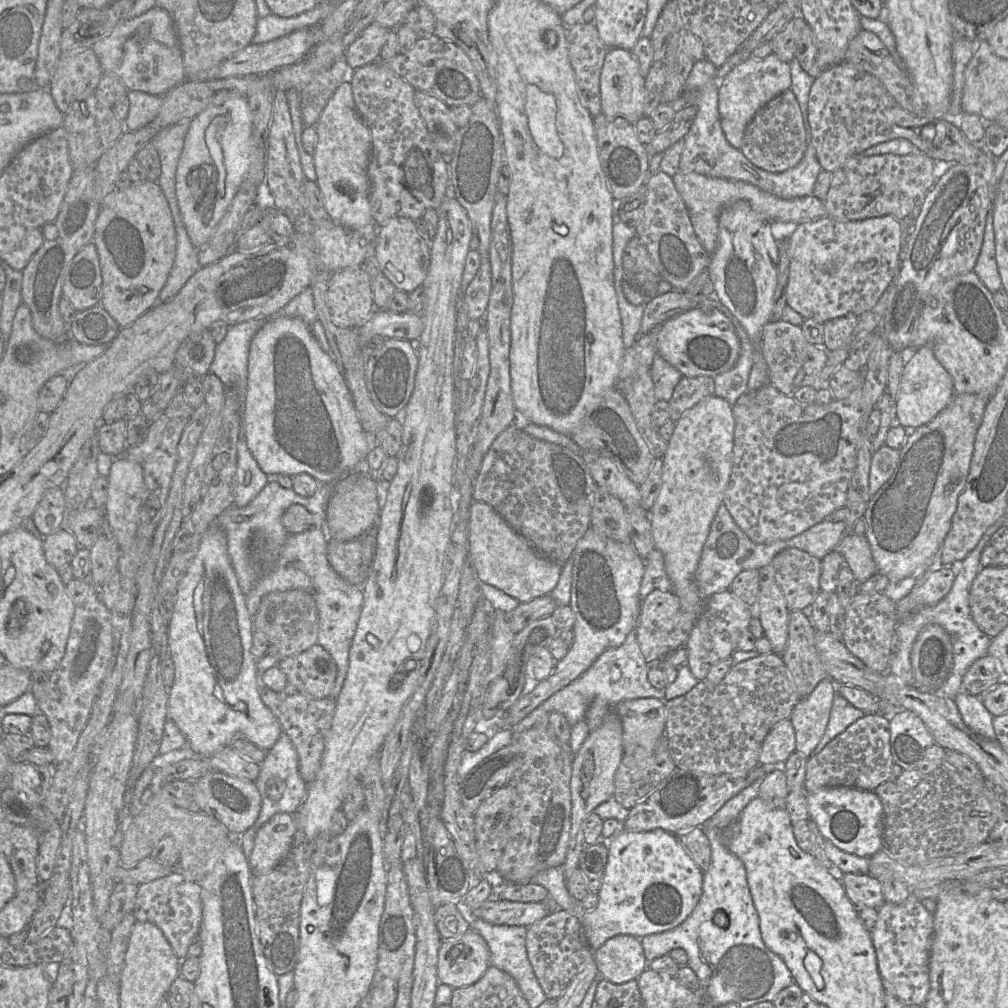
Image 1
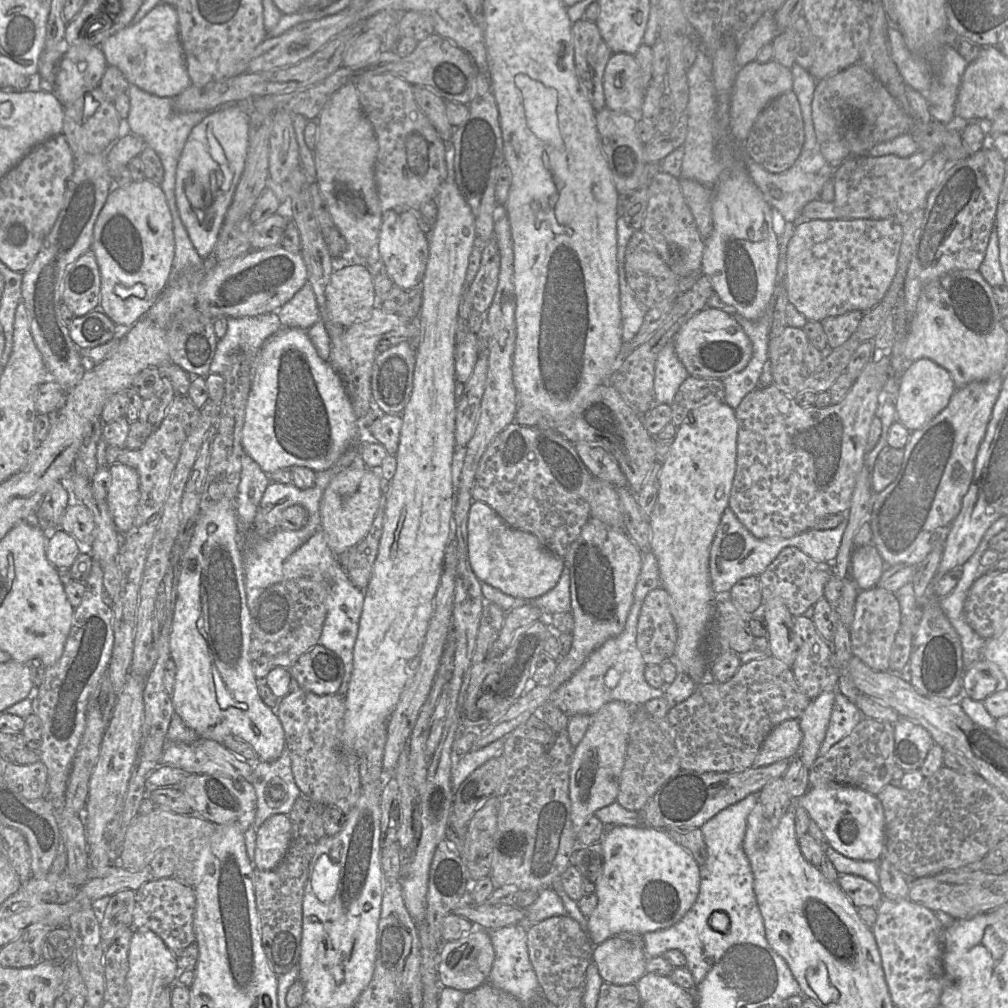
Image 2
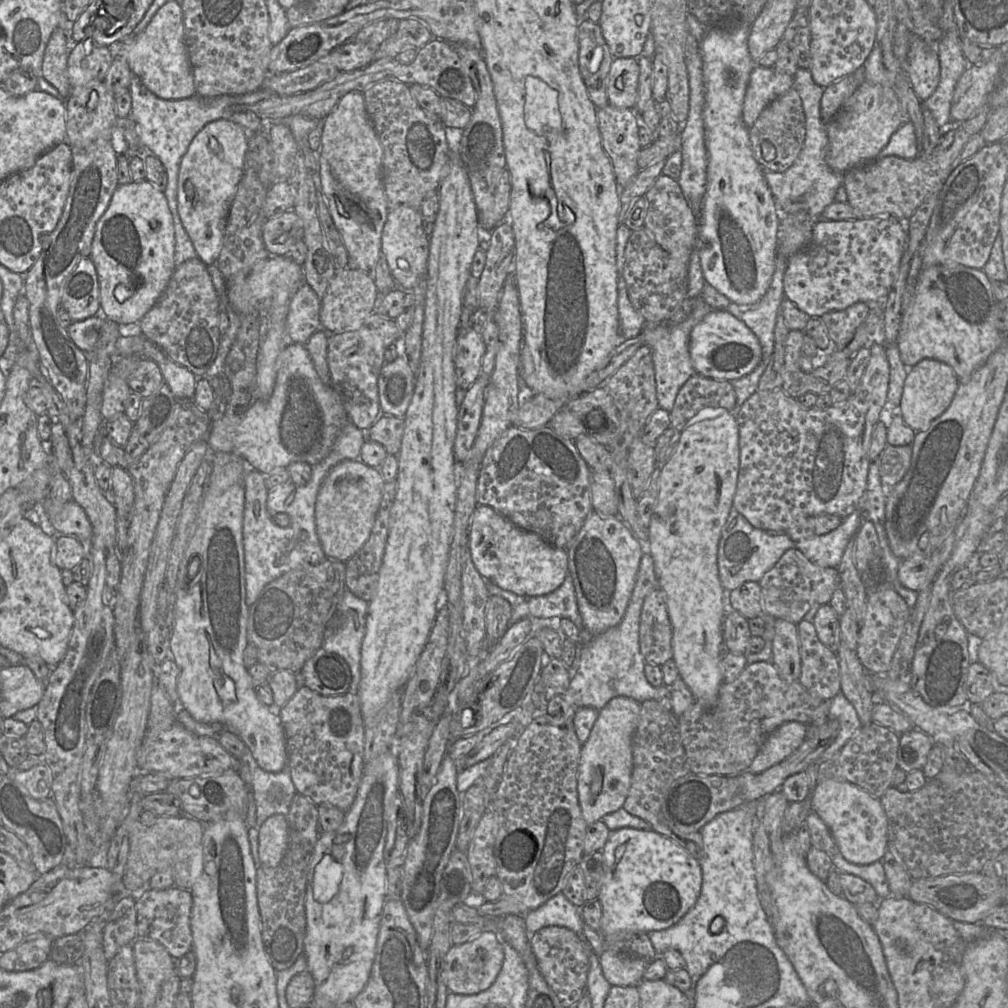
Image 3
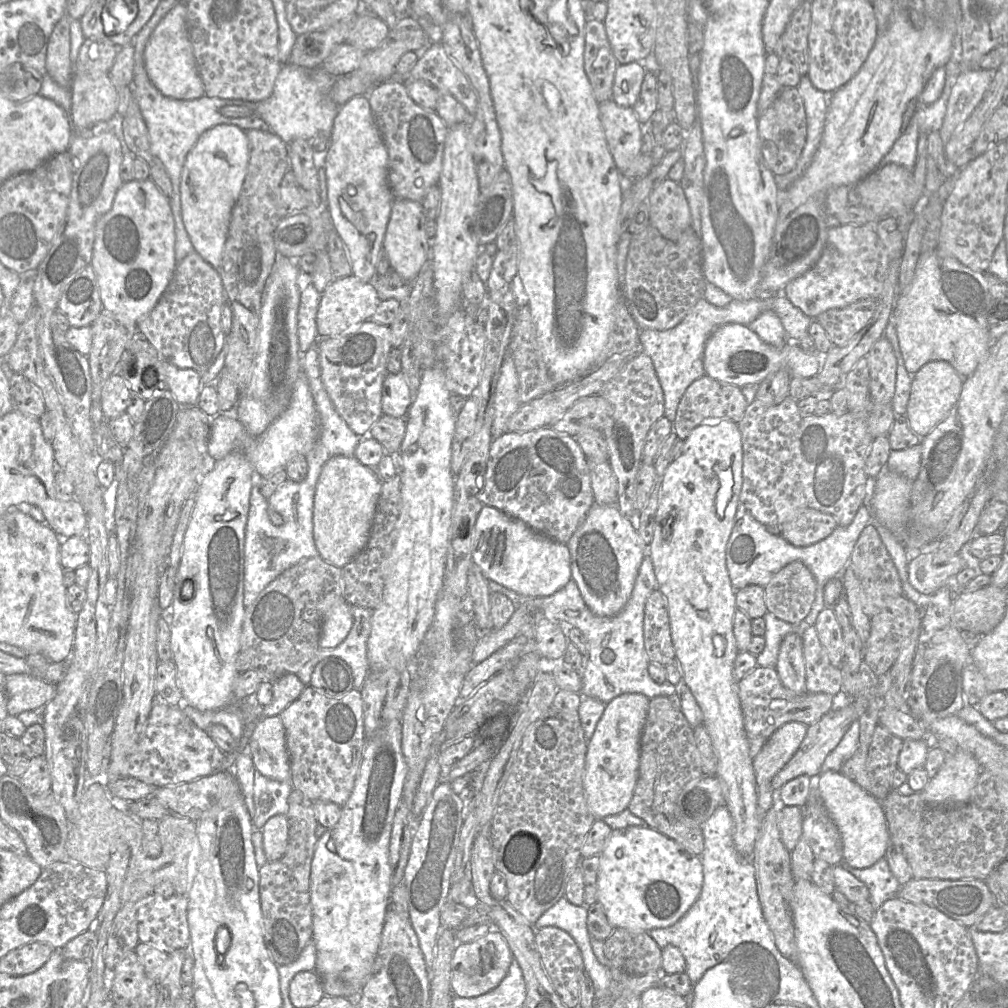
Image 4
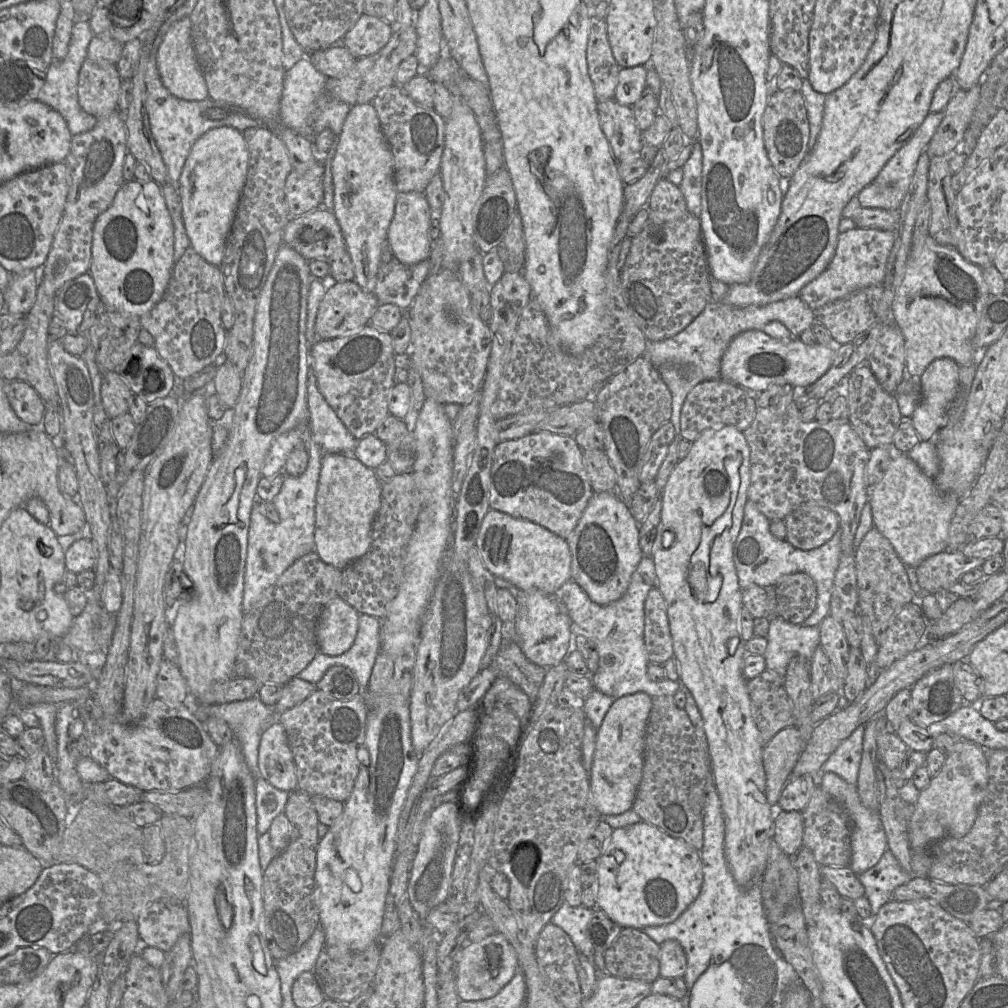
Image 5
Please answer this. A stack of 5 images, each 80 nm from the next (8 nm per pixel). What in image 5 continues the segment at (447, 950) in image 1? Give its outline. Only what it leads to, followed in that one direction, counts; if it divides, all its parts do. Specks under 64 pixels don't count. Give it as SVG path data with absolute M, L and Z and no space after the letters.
M496 932L478 942L467 943L455 959L456 990L460 1000L479 1001L494 997L519 970L519 961L506 937Z

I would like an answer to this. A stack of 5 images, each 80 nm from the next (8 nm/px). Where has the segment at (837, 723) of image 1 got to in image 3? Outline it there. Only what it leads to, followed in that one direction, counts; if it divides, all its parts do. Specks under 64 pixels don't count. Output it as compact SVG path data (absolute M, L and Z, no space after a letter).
M841 691L831 701L829 719L838 720L840 730L835 741L823 753L824 761L831 759L861 726L857 711Z

